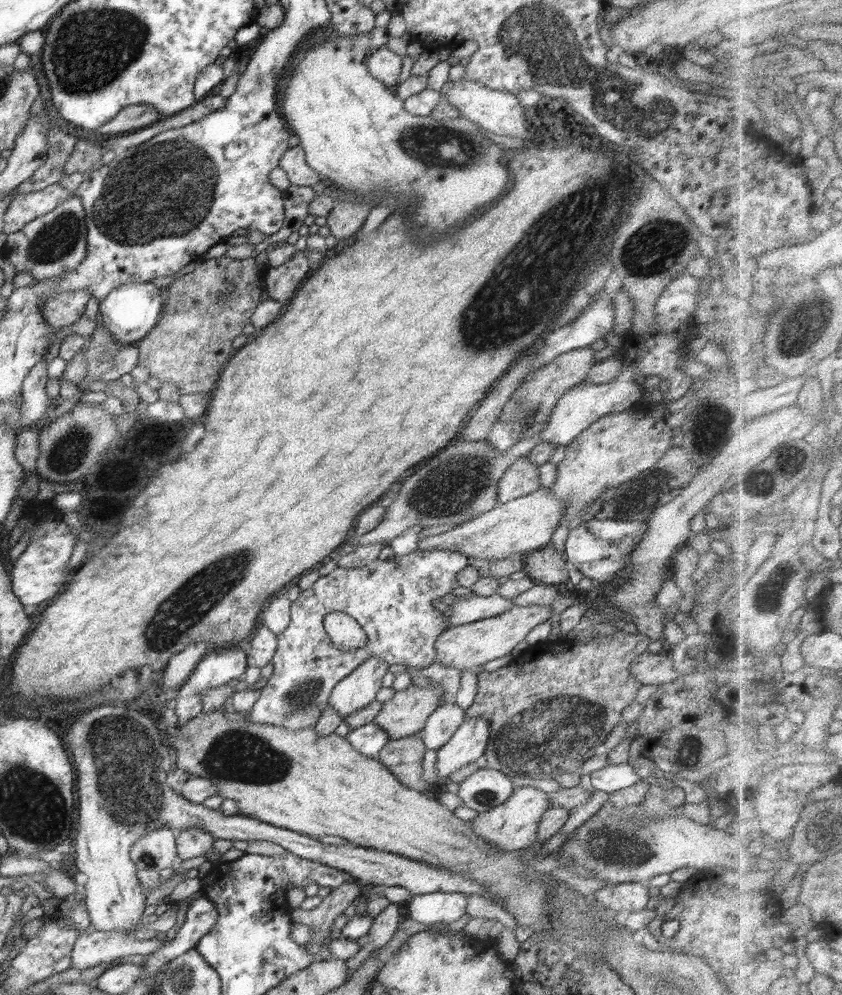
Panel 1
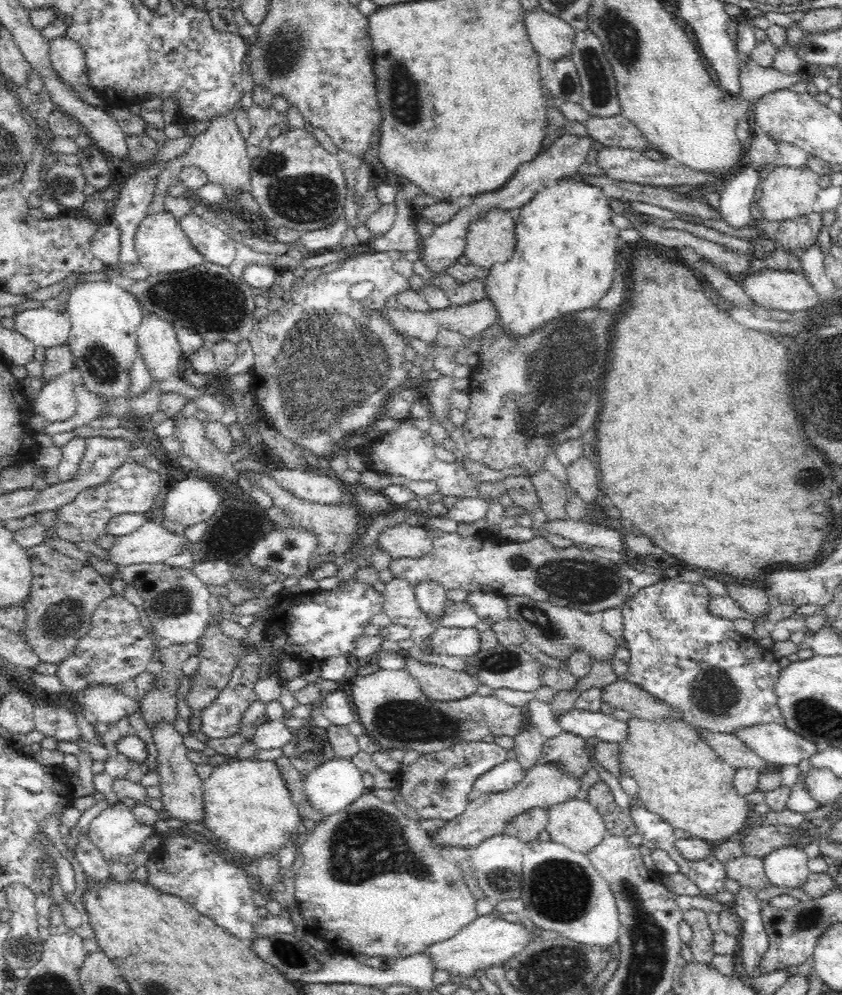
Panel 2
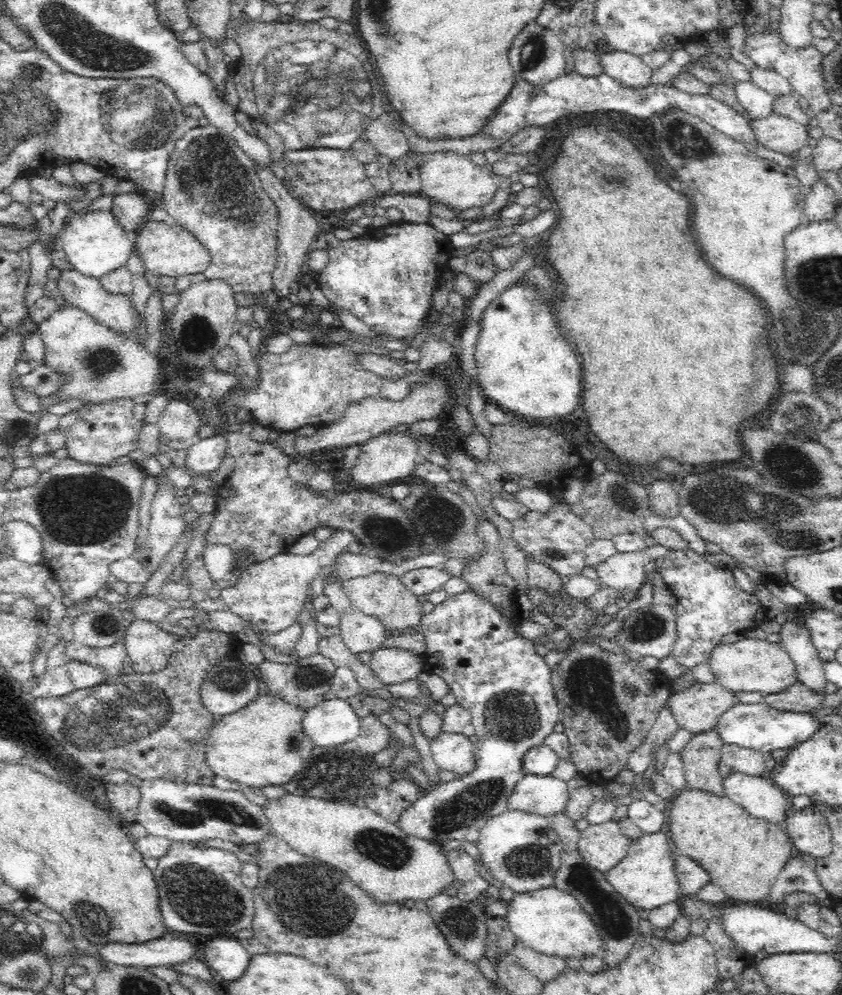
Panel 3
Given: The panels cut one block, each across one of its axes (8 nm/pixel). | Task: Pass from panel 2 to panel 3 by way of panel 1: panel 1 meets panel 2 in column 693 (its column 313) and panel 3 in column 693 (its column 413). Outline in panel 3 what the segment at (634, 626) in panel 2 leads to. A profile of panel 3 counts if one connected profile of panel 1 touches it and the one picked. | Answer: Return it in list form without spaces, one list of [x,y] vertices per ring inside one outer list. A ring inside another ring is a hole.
[[[669,549],[664,558],[656,558],[654,562],[671,594],[677,598],[674,609],[678,638],[671,656],[680,666],[691,670],[708,661],[712,652],[720,645],[722,637],[755,630],[762,625],[762,620],[768,618],[757,596],[738,587],[731,569],[716,567],[693,550]]]

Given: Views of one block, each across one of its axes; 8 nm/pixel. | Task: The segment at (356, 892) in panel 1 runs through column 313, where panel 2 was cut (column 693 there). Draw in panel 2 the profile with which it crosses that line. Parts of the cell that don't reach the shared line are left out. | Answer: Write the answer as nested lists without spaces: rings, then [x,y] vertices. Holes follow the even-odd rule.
[[[690,909],[683,912],[683,919],[690,924],[694,936],[690,941],[690,949],[698,962],[712,965],[714,949],[712,949],[713,933],[708,927],[706,912],[700,909]]]

